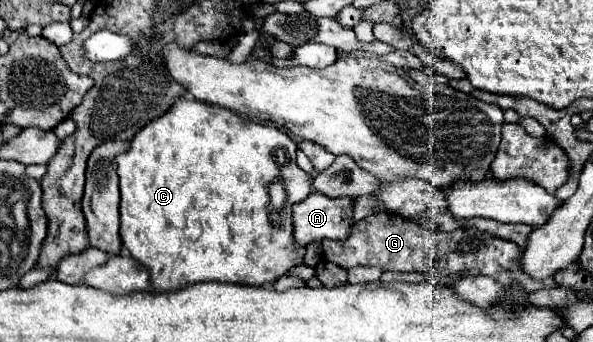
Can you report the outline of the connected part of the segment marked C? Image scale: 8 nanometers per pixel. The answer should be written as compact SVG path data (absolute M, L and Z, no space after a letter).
M181 99L181 103L177 103L177 107L173 107L173 111L169 111L169 115L161 115L161 119L155 119L153 123L145 125L135 135L135 139L131 141L131 149L117 157L117 163L119 163L117 173L119 173L119 187L121 187L121 205L119 205L121 227L119 227L119 235L121 235L121 241L123 241L125 249L131 253L131 257L135 261L139 261L143 267L147 267L149 283L153 285L151 289L153 291L177 291L185 285L201 283L201 281L229 281L229 283L237 283L237 285L261 287L261 285L267 285L267 283L275 283L291 267L301 265L303 255L305 255L305 247L301 247L293 241L291 207L293 207L293 203L303 201L311 193L313 177L309 177L295 163L295 153L297 153L297 145L283 131L279 131L271 125L261 125L261 123L253 123L253 121L233 125L229 111L223 111L217 105L205 105L201 101Z

